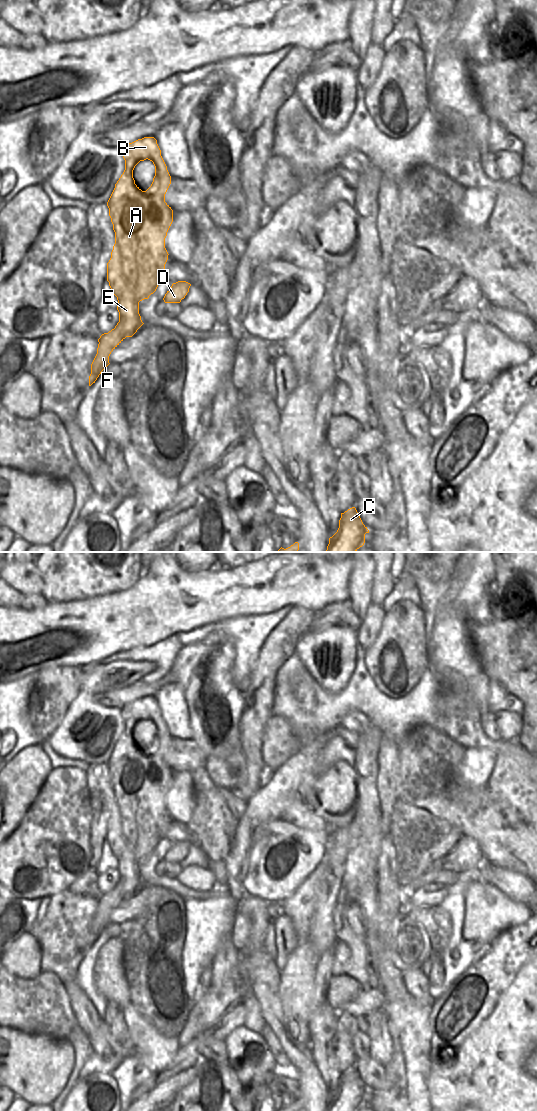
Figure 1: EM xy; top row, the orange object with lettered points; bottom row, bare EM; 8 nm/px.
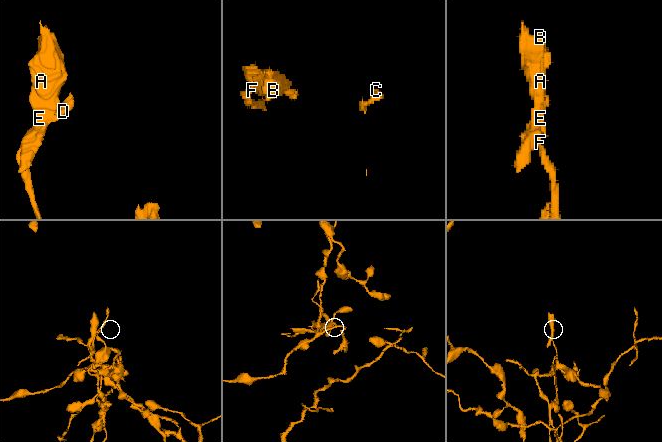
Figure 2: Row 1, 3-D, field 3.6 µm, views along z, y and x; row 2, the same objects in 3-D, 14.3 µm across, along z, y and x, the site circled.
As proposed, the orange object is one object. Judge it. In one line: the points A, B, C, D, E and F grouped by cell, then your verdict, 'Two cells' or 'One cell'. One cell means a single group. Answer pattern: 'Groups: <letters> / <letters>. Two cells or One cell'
Groups: A B / C D E F. Two cells

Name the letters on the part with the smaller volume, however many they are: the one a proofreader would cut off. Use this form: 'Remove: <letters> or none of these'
Remove: A, B

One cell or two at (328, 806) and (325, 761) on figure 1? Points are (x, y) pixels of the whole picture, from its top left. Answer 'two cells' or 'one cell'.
two cells

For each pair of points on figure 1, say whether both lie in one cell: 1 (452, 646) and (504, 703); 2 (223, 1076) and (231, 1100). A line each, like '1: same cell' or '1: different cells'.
1: different cells
2: same cell

